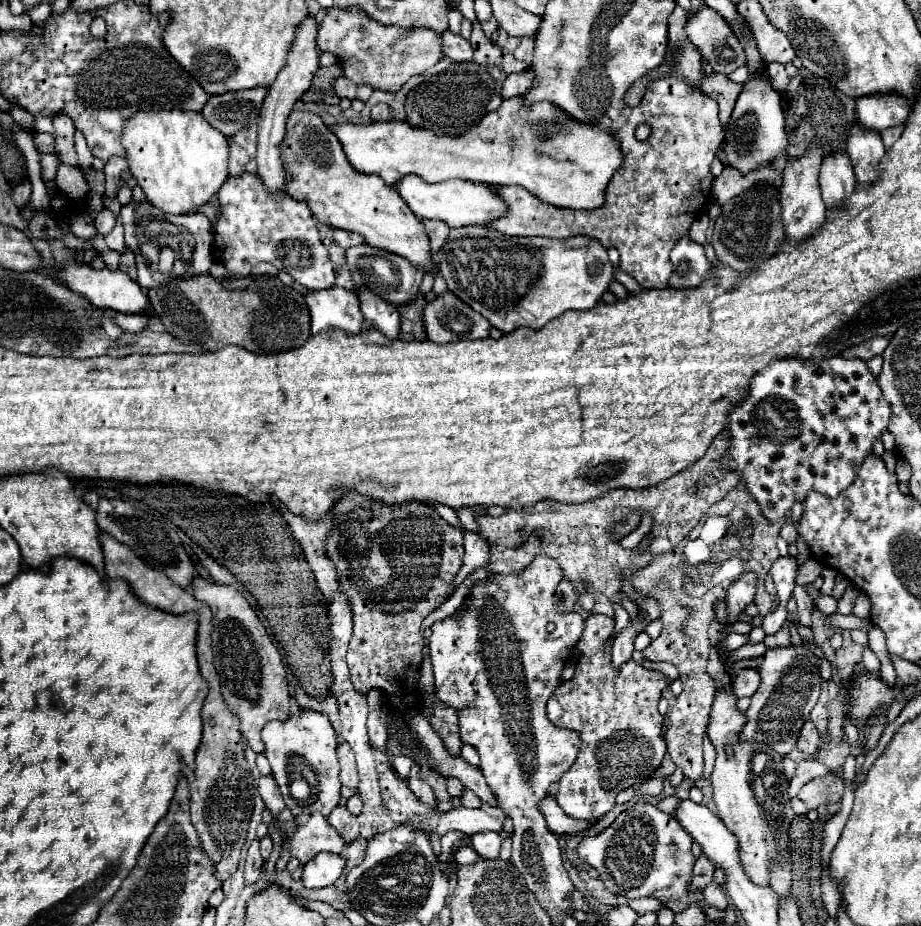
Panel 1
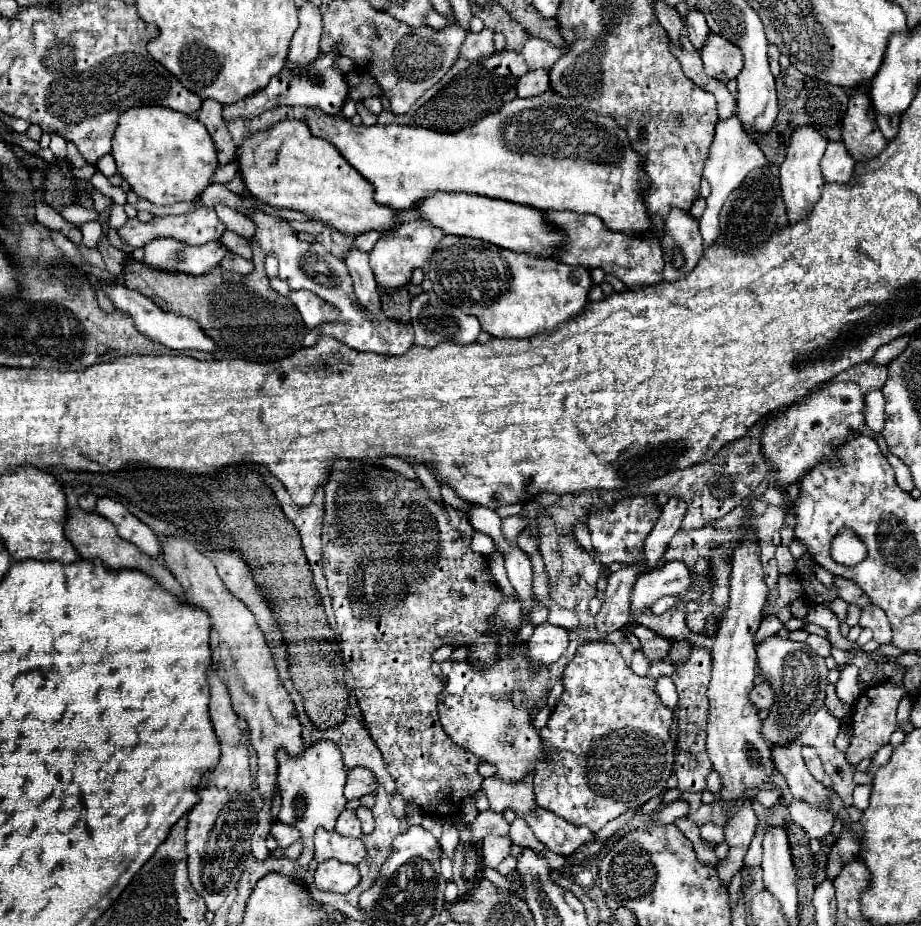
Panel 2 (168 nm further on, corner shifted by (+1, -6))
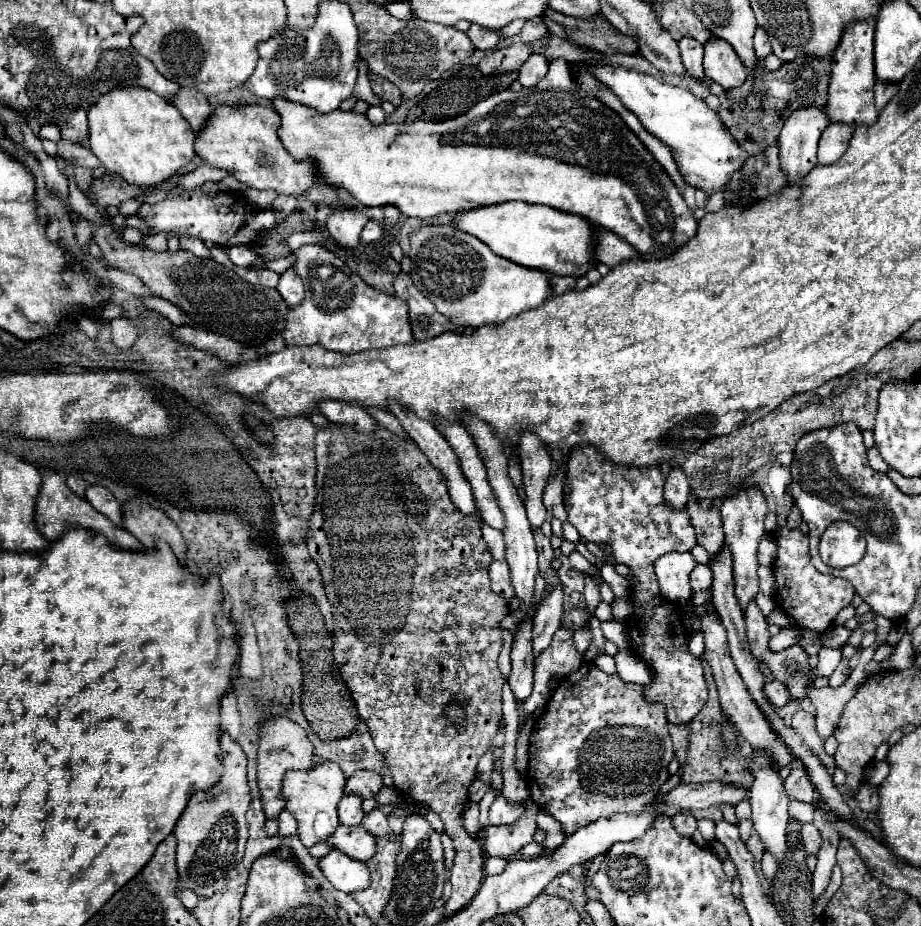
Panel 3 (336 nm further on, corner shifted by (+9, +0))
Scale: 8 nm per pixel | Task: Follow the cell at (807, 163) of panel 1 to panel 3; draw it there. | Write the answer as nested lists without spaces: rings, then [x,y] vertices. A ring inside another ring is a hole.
[[[800,108],[784,120],[784,128],[778,136],[780,146],[780,162],[788,176],[788,182],[796,182],[806,176],[812,166],[816,166],[816,148],[820,134],[830,124],[830,116],[826,116],[820,108]]]

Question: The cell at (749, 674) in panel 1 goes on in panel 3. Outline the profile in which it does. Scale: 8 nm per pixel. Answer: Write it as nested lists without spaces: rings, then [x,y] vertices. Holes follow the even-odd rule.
[[[778,680],[768,682],[766,688],[764,688],[764,692],[766,692],[768,700],[770,700],[776,708],[782,708],[782,706],[786,706],[786,704],[792,700],[792,698],[790,698],[790,692],[788,692],[788,688],[786,688],[786,684],[780,684]]]

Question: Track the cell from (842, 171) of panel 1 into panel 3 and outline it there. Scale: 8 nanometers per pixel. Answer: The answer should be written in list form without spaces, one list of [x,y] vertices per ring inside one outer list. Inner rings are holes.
[[[830,122],[820,136],[818,146],[818,164],[832,164],[842,158],[848,148],[848,142],[854,134],[854,128],[842,122]]]

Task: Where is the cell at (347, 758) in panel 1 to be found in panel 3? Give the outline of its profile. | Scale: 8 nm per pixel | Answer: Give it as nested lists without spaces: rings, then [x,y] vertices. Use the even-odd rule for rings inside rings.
[[[360,770],[352,778],[348,778],[344,794],[358,794],[362,798],[374,798],[382,786],[384,782],[380,774],[370,772],[370,770]]]

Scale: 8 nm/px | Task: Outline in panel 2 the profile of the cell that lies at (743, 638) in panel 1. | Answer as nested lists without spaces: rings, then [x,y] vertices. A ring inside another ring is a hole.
[[[768,602],[768,604],[766,604],[766,608],[764,608],[764,614],[768,614],[768,620],[764,620],[764,622],[760,624],[760,628],[758,628],[756,636],[754,636],[754,638],[756,638],[756,640],[754,640],[756,644],[758,644],[758,642],[762,642],[764,638],[768,638],[768,636],[776,634],[776,632],[784,626],[776,616],[772,616],[772,604],[774,604],[774,602]]]

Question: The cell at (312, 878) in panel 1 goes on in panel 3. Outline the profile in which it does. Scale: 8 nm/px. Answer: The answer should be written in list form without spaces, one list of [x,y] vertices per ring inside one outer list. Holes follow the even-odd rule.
[[[332,850],[320,860],[320,870],[340,892],[360,892],[370,886],[370,870],[364,862],[350,858],[340,850]]]

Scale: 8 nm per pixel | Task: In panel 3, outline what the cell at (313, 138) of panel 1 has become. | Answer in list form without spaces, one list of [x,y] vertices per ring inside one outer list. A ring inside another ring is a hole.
[[[218,106],[208,116],[204,128],[196,134],[196,154],[214,168],[228,170],[242,184],[258,190],[276,190],[278,194],[298,196],[320,184],[312,162],[298,162],[286,152],[278,138],[280,118],[272,108],[248,106]]]

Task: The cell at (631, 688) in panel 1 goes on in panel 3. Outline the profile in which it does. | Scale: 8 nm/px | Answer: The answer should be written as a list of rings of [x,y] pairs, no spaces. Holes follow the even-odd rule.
[[[584,662],[576,672],[560,680],[542,718],[534,724],[526,772],[530,798],[540,810],[556,818],[568,836],[578,828],[600,818],[610,818],[616,812],[640,814],[668,780],[668,764],[674,758],[674,750],[668,722],[664,720],[664,708],[660,708],[660,704],[644,704],[640,692],[640,684],[628,684],[620,680],[618,674],[604,674],[594,664]]]

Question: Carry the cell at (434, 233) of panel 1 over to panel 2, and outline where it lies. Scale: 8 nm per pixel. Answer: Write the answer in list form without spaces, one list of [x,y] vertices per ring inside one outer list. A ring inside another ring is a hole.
[[[424,220],[400,224],[394,232],[384,234],[376,242],[374,250],[370,252],[370,268],[382,290],[398,290],[398,288],[404,288],[406,284],[410,284],[412,270],[422,268],[432,258],[432,253],[436,250],[440,238],[444,238],[442,230],[438,230],[436,226],[430,226],[430,224],[422,224],[422,222]]]

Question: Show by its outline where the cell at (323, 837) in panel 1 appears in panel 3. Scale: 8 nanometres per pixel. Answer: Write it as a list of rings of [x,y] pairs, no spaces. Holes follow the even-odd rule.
[[[340,826],[336,830],[336,836],[332,836],[332,840],[328,842],[362,862],[370,860],[376,854],[376,836],[362,826],[354,826],[354,828]]]

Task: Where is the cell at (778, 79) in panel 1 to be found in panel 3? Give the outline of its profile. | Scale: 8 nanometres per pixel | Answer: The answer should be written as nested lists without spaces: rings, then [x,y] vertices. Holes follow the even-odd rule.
[[[756,28],[756,34],[754,34],[754,50],[756,50],[756,56],[762,60],[762,58],[766,58],[770,52],[772,52],[772,48],[770,48],[770,40],[768,40],[768,34],[766,34],[766,30],[764,28]]]

